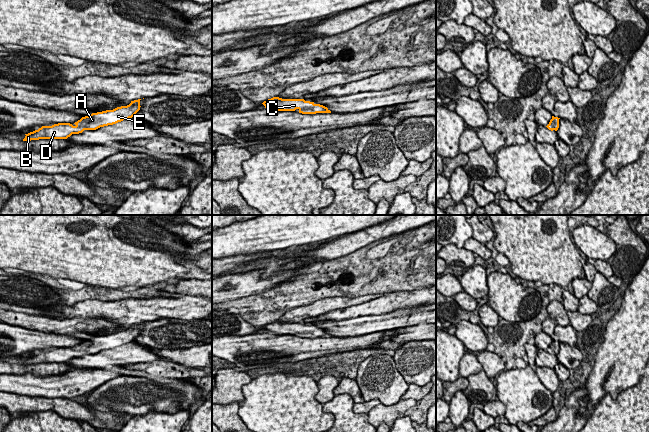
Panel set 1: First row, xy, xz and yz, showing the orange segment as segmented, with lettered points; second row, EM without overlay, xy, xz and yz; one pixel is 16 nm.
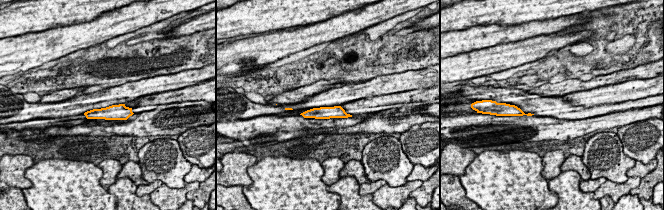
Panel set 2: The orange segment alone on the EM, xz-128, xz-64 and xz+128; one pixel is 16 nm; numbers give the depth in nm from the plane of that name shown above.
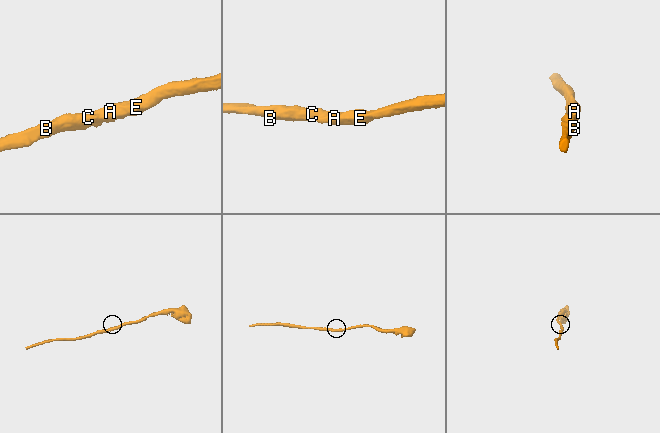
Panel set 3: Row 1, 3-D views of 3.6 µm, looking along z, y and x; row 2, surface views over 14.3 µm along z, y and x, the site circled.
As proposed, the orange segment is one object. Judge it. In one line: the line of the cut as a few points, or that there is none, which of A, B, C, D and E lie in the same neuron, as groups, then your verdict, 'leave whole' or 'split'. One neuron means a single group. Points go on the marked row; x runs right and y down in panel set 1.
no cut; A B C D E; leave whole

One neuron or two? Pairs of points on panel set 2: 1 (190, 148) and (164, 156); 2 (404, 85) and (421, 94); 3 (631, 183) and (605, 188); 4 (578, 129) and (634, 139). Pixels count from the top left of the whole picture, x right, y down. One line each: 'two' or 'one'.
1: two
2: two
3: one
4: two

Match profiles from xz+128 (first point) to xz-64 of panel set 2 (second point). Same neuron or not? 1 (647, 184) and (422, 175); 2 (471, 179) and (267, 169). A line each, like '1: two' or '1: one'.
1: two
2: one

